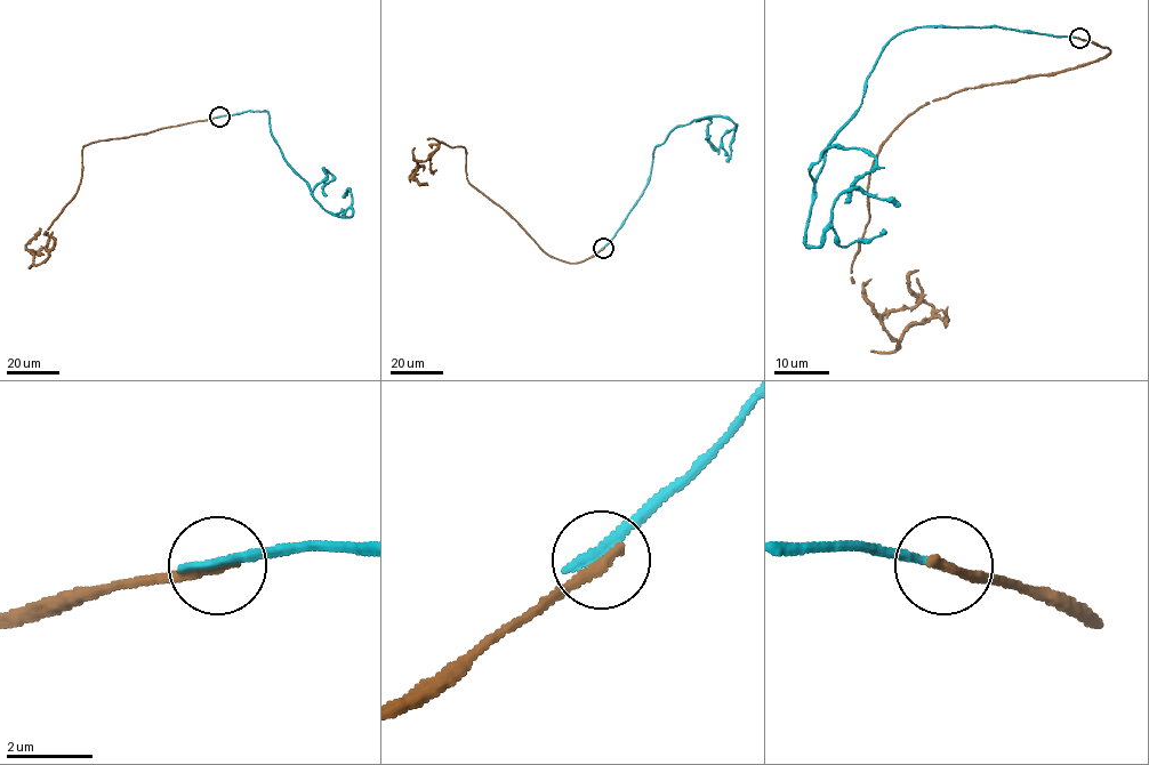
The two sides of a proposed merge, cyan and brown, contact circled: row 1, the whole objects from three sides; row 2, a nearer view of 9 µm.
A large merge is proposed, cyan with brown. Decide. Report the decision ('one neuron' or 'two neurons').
two neurons

